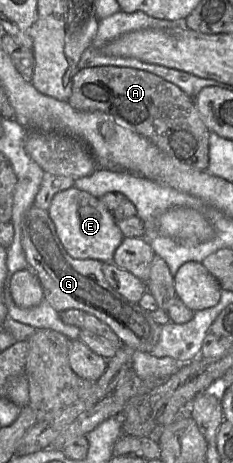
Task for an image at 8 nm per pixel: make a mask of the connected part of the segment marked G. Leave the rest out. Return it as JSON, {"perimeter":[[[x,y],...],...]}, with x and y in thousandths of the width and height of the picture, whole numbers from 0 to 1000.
{"perimeter":[[[150,441],[99,464],[90,527],[120,568],[172,607],[197,648],[249,674],[339,667],[455,698],[511,728],[519,743],[579,758],[644,762],[682,737],[695,704],[670,698],[592,654],[511,635],[442,592],[446,566],[412,559],[330,559],[270,531],[202,454]]]}

